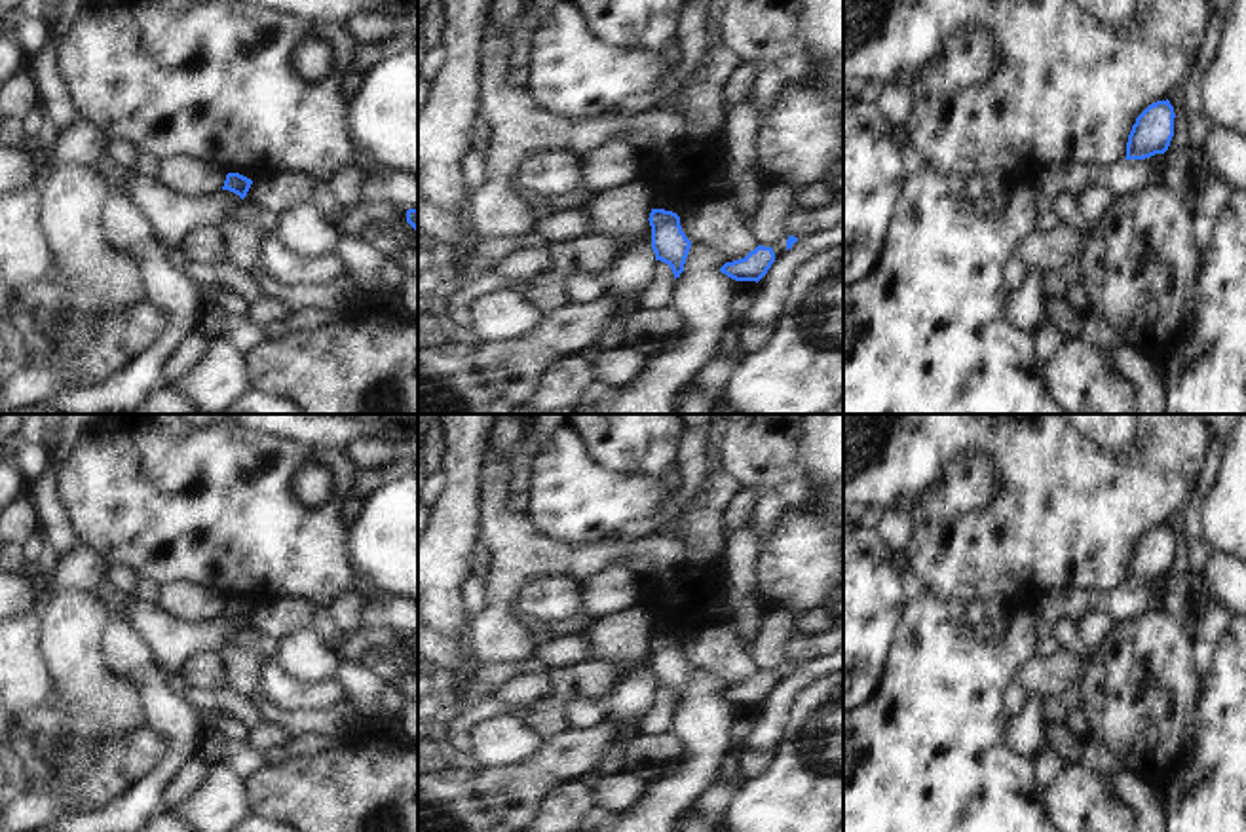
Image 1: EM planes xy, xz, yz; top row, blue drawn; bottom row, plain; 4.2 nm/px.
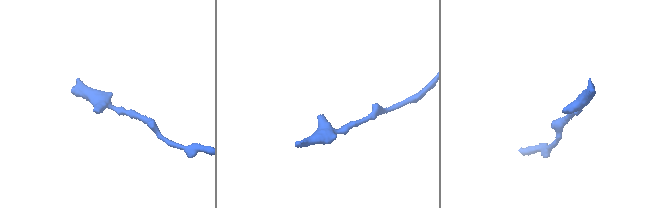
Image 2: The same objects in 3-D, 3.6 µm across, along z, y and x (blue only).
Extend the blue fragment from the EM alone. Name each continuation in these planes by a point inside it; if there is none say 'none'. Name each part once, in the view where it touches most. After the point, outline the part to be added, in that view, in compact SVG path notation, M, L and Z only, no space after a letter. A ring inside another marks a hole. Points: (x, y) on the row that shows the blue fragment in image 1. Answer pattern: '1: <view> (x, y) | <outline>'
none

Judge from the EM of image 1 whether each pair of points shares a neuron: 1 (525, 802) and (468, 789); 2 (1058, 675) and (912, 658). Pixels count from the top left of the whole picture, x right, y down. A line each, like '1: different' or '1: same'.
1: same
2: different

